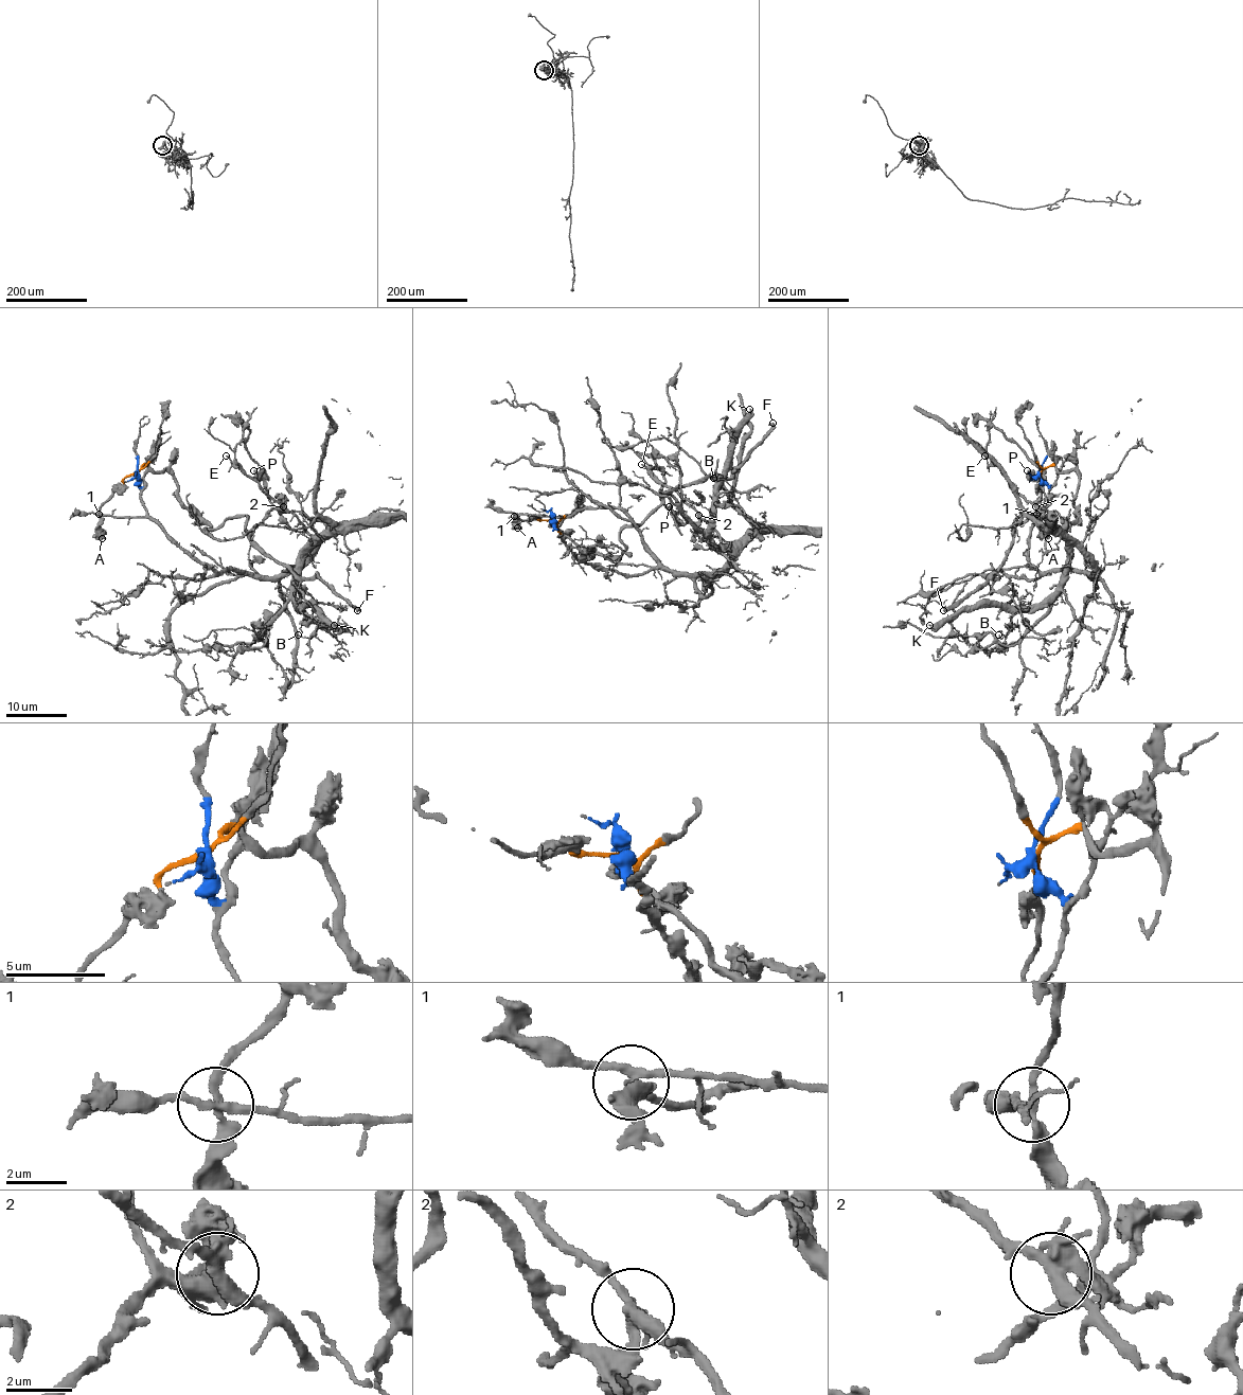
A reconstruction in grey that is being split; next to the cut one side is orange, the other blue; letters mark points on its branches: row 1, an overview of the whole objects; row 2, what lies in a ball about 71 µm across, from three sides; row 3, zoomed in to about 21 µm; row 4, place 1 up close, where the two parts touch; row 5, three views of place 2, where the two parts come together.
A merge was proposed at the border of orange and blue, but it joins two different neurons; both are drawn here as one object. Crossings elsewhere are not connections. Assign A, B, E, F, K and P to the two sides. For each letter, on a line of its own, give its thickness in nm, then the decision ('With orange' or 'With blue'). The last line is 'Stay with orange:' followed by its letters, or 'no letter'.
A: Thickness 550 nm. With orange
B: Thickness 130 nm. With blue
E: Thickness 120 nm. With blue
F: Thickness 440 nm. With orange
K: Thickness 400 nm. With blue
P: Thickness 380 nm. With orange
Stay with orange: A, F, P

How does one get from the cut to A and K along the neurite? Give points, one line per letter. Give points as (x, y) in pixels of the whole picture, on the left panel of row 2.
A: (137, 472), (129, 474), (101, 507), (102, 539)
K: (137, 472), (141, 503), (152, 518), (215, 572), (287, 576), (315, 547), (304, 558), (295, 601), (334, 625)

